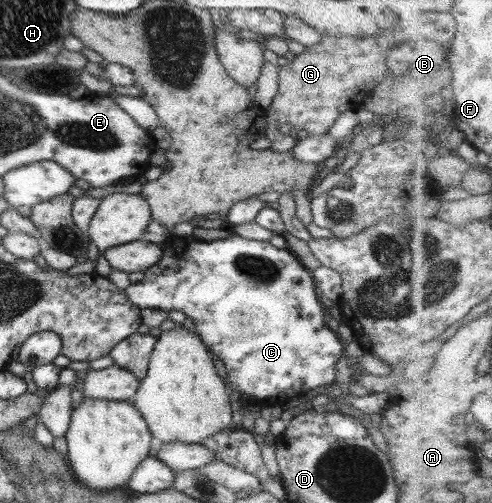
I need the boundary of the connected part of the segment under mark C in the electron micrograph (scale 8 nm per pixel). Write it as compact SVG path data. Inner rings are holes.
M233 234L213 241L198 240L181 254L165 254L165 248L162 250L163 268L159 264L150 266L144 272L144 279L140 283L131 283L124 292L130 302L140 309L183 311L218 363L230 392L245 393L260 401L262 406L280 409L289 400L307 391L336 385L335 364L339 363L346 346L334 331L327 328L327 309L321 303L313 275L288 248L278 249L269 241ZM197 282L198 299L193 298Z

